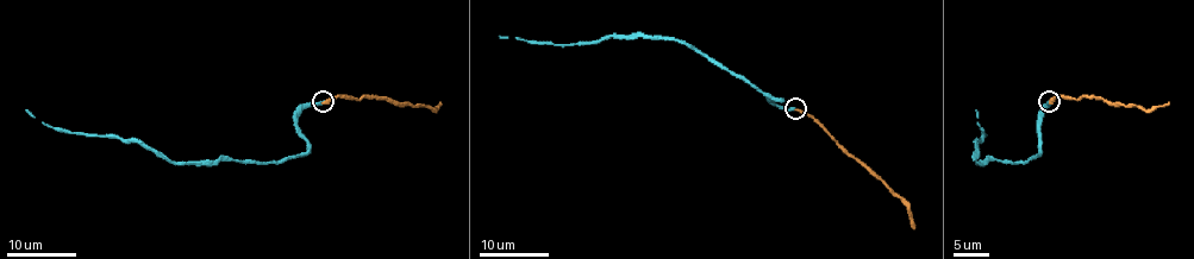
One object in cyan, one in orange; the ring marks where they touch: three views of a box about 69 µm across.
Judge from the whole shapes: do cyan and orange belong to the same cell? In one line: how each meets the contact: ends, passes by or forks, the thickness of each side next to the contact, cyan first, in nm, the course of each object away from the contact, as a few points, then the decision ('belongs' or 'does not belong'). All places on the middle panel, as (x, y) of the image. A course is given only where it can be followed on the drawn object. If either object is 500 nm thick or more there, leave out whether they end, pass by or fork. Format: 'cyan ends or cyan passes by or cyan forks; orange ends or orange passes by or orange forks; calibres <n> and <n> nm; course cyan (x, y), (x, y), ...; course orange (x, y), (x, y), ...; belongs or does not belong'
cyan ends; orange ends; calibres 360 and 420 nm; course cyan (795, 108), (780, 108), (770, 100), (777, 98), (673, 38), (532, 44), (499, 35); course orange (795, 108), (810, 114), (900, 200), (914, 229); belongs

